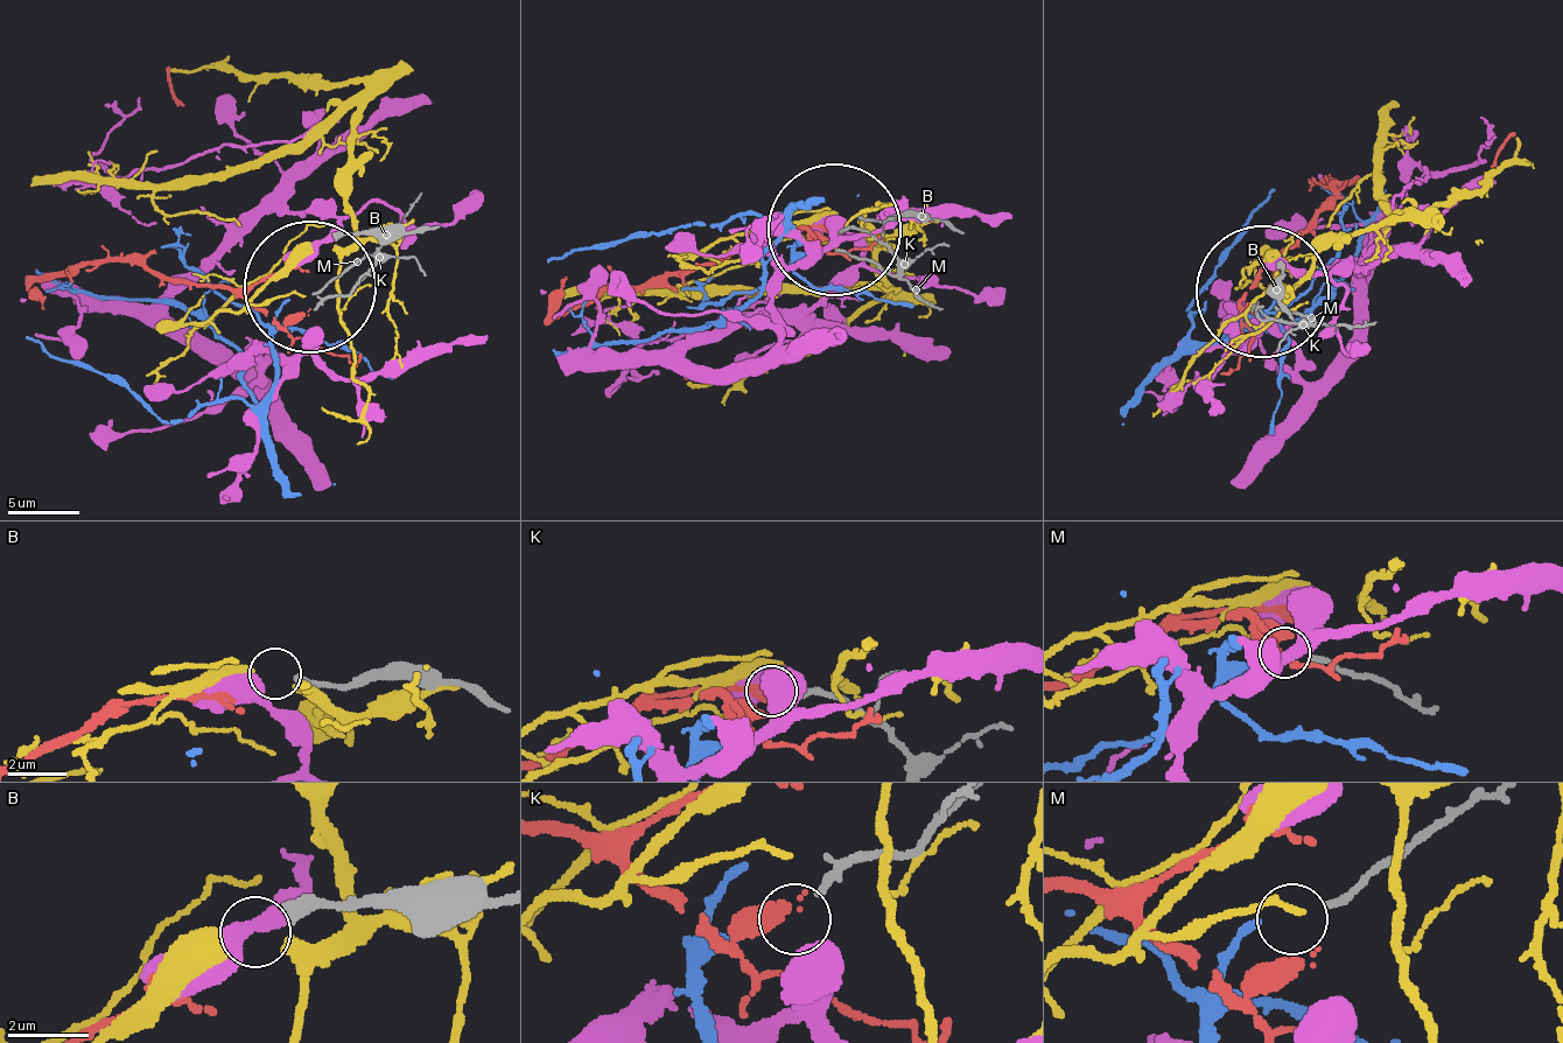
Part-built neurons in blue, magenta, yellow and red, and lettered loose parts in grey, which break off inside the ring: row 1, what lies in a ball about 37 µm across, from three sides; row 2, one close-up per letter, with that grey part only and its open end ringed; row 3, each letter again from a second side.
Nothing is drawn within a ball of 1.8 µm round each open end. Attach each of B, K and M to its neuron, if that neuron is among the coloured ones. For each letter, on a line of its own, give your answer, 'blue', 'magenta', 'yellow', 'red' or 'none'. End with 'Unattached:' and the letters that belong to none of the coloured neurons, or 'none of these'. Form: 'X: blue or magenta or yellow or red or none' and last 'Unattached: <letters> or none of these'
B: magenta
K: none
M: blue
Unattached: K

